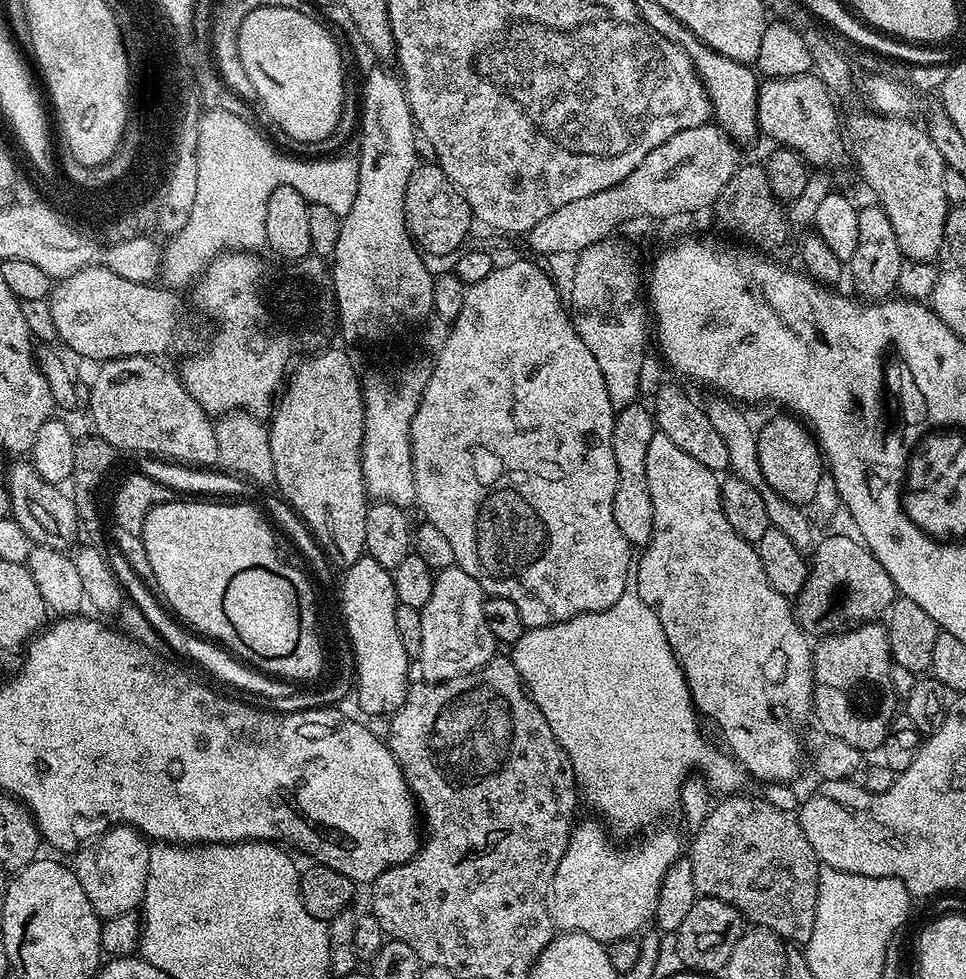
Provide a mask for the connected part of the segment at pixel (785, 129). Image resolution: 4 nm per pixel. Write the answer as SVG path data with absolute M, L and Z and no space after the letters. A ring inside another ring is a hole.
M816 74L791 76L790 78L768 78L760 84L756 99L756 123L759 131L773 140L772 144L796 151L808 166L824 170L840 156L840 134L842 138L842 116L836 113L837 101Z

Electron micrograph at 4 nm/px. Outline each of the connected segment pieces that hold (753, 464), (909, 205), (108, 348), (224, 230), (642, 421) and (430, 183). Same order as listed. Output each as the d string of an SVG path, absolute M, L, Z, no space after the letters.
M720 396L715 398L716 400L712 401L709 405L706 404L704 409L710 423L714 425L714 429L717 430L722 440L724 440L724 443L726 443L729 456L729 471L740 478L742 482L749 483L749 485L761 495L762 502L765 503L769 525L778 530L782 530L786 538L788 538L790 542L793 542L800 553L805 556L811 555L818 543L818 535L816 536L814 532L816 528L811 517L799 505L786 502L781 495L771 490L770 486L765 482L761 467L758 463L757 431L754 426L752 428L747 416L739 409L741 407L731 399Z
M856 112L846 120L846 134L850 136L852 152L865 184L876 196L877 205L886 211L890 226L898 238L900 252L905 259L916 261L933 261L938 252L945 247L945 222L950 209L950 201L943 189L945 164L938 146L934 145L928 132L920 125L914 124L907 117L887 116L884 113Z
M93 262L87 267L61 279L53 287L50 297L52 304L52 324L60 335L60 340L72 352L85 356L88 360L103 362L116 360L119 356L150 356L164 358L180 344L184 332L184 304L168 286L155 288L155 283L140 283L122 278L103 263Z
M214 108L203 113L205 116L198 120L196 129L198 130L198 150L196 151L196 161L198 162L198 191L194 197L194 210L190 210L190 216L186 224L180 230L170 236L168 245L164 244L162 248L162 276L168 280L167 283L172 286L176 284L191 285L196 277L203 272L204 267L211 260L220 255L221 252L229 250L260 250L265 247L264 242L264 219L266 218L266 198L270 198L270 194L274 190L278 190L278 186L294 186L294 190L298 190L298 194L302 194L302 198L306 198L309 204L321 204L327 206L329 210L334 210L334 214L338 214L343 218L350 210L350 206L354 206L354 194L358 194L358 163L348 156L336 156L333 160L299 160L296 156L287 156L284 152L279 152L262 133L256 128L251 128L240 112L229 112L226 108Z
M635 402L619 409L614 422L614 463L618 465L618 490L614 490L614 522L622 530L622 538L633 546L643 546L650 542L654 532L654 502L650 502L650 482L646 482L646 450L650 438L658 431L653 413L644 409L640 402Z
M435 162L421 163L410 174L404 199L404 214L412 239L429 257L451 257L459 253L462 248L460 243L467 238L468 231L471 230L472 224L474 225L474 217L466 198L462 198L454 182L446 178L440 165Z

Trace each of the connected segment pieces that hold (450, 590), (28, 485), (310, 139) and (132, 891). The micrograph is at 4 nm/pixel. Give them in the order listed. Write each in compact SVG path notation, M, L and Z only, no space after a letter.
M455 566L444 568L435 577L430 601L420 609L422 645L419 647L416 663L418 663L422 674L421 679L425 683L449 680L460 676L463 672L476 672L478 669L484 668L489 661L495 659L497 653L495 650L498 649L498 641L490 633L490 626L487 625L486 616L482 611L486 593L479 582Z
M27 459L17 460L20 460L17 464L9 466L6 476L8 494L11 497L11 519L16 520L18 526L22 526L22 530L26 530L33 545L42 548L71 549L77 543L76 534L78 536L81 531L71 495L61 485L46 482L46 478L42 478L42 474L38 474L38 470Z
M259 8L246 14L246 18L236 35L236 45L238 46L238 54L240 55L239 71L244 72L246 78L250 78L250 86L258 94L258 98L260 99L259 107L261 109L264 108L265 114L290 139L297 140L300 144L316 144L319 140L326 139L339 126L340 115L344 112L344 60L340 57L340 48L336 45L335 38L318 21L319 19L316 16L307 16L298 10L290 10L289 8Z
M112 826L108 833L93 848L85 852L77 851L74 871L78 882L82 882L82 890L86 890L86 898L90 898L90 906L101 918L136 912L141 907L146 878L148 877L149 841L134 828Z

